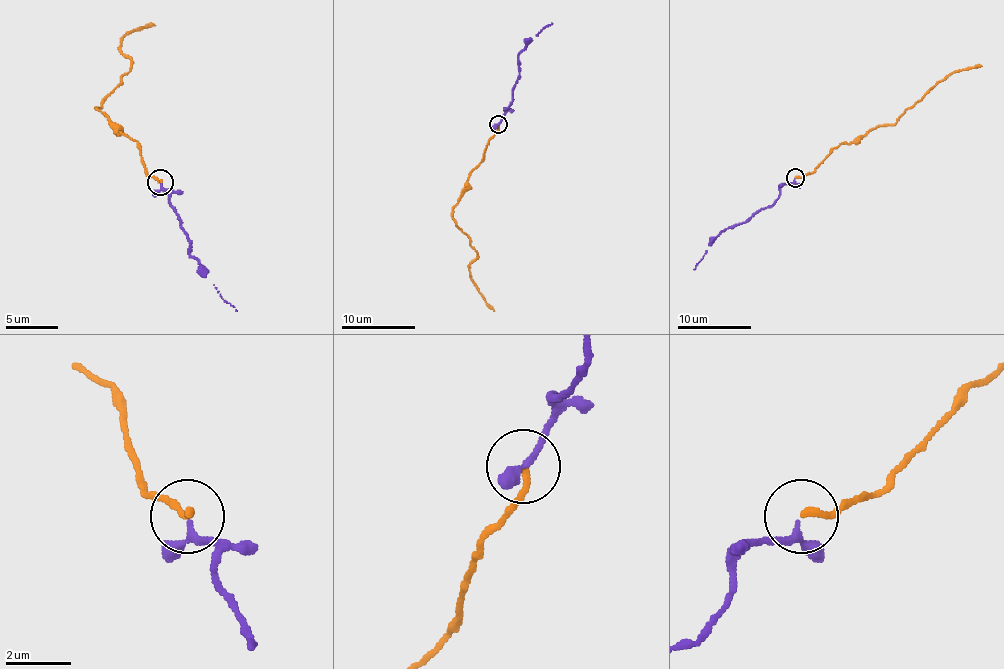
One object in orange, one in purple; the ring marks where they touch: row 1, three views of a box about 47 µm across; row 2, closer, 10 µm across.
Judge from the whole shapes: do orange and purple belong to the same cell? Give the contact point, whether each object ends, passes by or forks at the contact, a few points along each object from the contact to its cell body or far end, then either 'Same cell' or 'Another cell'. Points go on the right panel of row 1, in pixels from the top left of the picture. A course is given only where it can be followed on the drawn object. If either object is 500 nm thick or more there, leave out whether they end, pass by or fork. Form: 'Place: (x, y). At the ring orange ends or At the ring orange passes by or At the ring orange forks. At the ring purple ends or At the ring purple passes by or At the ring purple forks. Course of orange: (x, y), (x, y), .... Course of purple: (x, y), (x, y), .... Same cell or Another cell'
Place: (795, 178). At the ring orange ends. At the ring purple passes by. Course of orange: (795, 178), (804, 178), (833, 149), (859, 141), (880, 125), (892, 125), (935, 84), (981, 65). Course of purple: (795, 178), (784, 185), (771, 206), (761, 208), (743, 222), (724, 228), (708, 245), (695, 269). Same cell

